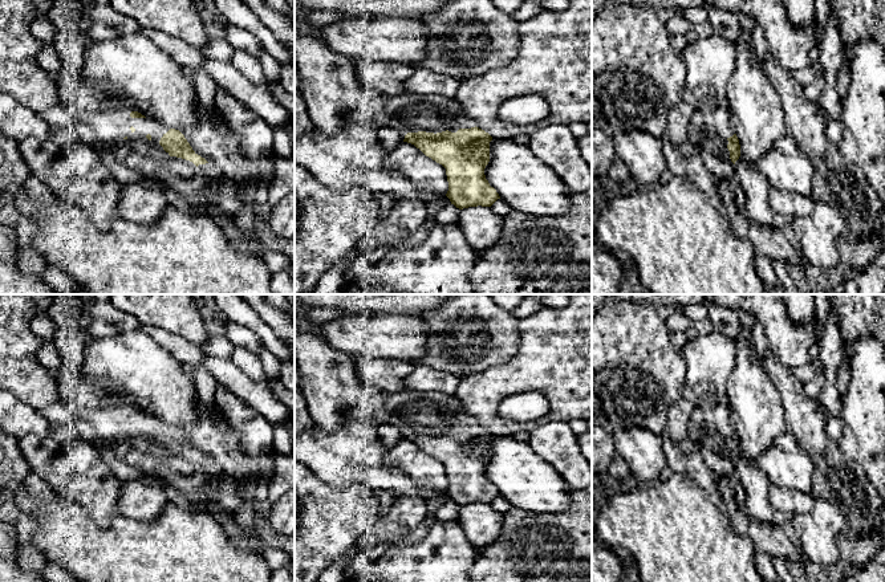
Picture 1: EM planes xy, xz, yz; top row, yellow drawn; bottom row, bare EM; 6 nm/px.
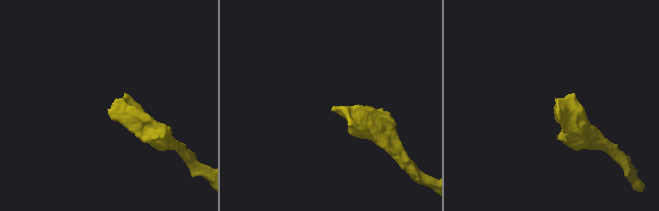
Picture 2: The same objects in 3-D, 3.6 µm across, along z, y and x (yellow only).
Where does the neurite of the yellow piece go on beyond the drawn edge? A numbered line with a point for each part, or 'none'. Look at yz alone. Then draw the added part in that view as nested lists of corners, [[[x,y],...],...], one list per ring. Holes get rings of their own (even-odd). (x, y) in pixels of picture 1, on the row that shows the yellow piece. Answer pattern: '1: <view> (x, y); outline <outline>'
1: yz (709, 130); outline [[[727,106],[709,111],[695,110],[687,142],[699,151],[707,170],[718,179],[735,178],[735,167],[727,148],[728,138],[736,134]]]

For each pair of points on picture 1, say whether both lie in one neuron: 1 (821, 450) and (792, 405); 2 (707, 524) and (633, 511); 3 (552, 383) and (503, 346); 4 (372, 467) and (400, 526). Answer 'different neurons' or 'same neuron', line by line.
1: same neuron
2: same neuron
3: different neurons
4: different neurons

